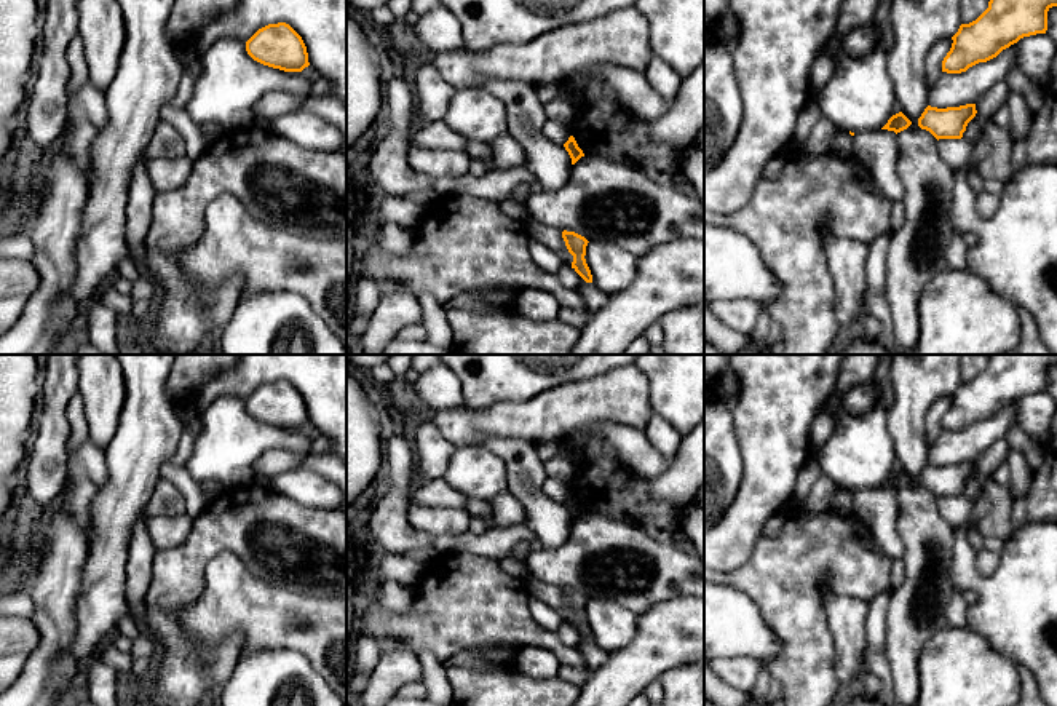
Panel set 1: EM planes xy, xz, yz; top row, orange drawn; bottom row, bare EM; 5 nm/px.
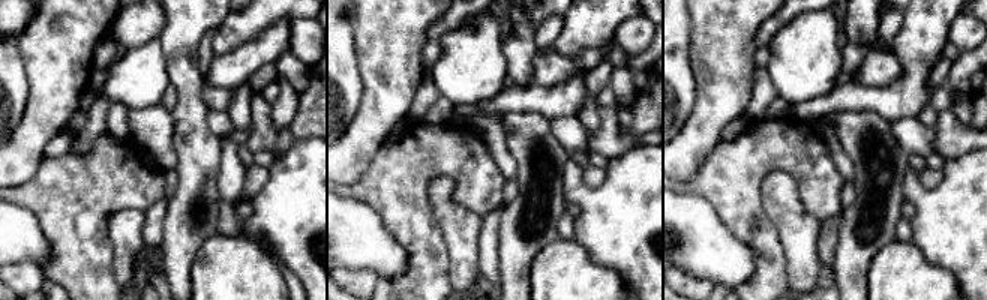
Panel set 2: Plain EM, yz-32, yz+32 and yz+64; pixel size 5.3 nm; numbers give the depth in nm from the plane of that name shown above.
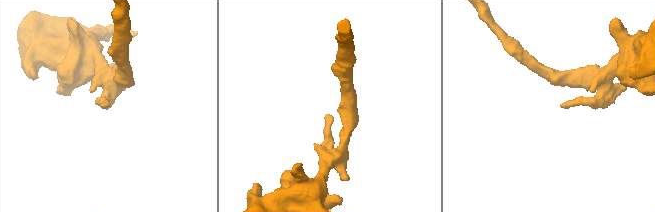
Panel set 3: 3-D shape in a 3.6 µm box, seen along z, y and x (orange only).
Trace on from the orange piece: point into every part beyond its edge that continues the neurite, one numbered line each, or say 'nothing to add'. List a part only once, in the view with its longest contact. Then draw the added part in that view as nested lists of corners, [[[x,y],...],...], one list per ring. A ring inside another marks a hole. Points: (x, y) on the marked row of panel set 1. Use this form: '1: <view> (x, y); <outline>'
nothing to add

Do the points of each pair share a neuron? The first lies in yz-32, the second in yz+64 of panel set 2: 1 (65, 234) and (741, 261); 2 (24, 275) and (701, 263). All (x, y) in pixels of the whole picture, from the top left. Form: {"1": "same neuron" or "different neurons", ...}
{"1": "different neurons", "2": "different neurons"}

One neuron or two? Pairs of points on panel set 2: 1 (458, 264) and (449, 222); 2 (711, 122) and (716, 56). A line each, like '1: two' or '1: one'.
1: one
2: one

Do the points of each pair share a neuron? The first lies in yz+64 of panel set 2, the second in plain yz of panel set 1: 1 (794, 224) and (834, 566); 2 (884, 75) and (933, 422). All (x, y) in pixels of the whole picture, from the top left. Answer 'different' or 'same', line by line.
1: different
2: different

